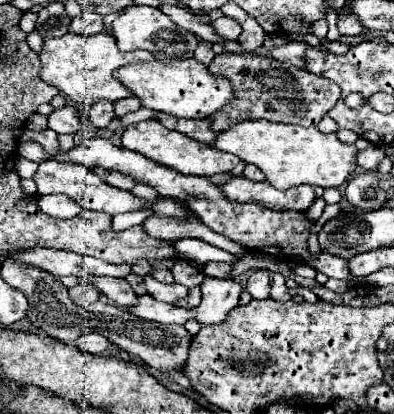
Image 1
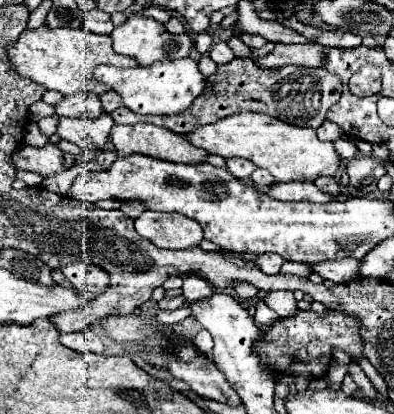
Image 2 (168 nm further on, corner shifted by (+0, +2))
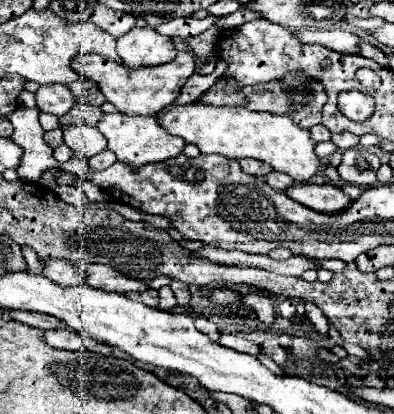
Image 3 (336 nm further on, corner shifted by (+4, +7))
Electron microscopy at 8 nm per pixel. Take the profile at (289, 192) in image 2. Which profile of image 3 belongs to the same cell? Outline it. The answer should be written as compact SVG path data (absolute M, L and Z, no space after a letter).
M298 184L298 186L288 188L286 194L294 198L296 202L304 204L306 208L312 208L316 212L326 212L326 214L338 214L352 204L352 198L332 184L322 184L322 186Z

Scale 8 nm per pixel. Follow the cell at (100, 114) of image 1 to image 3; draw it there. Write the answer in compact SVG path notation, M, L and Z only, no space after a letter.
M64 84L38 86L34 96L36 96L36 106L40 108L40 112L48 112L54 116L64 116L76 104L74 94Z

